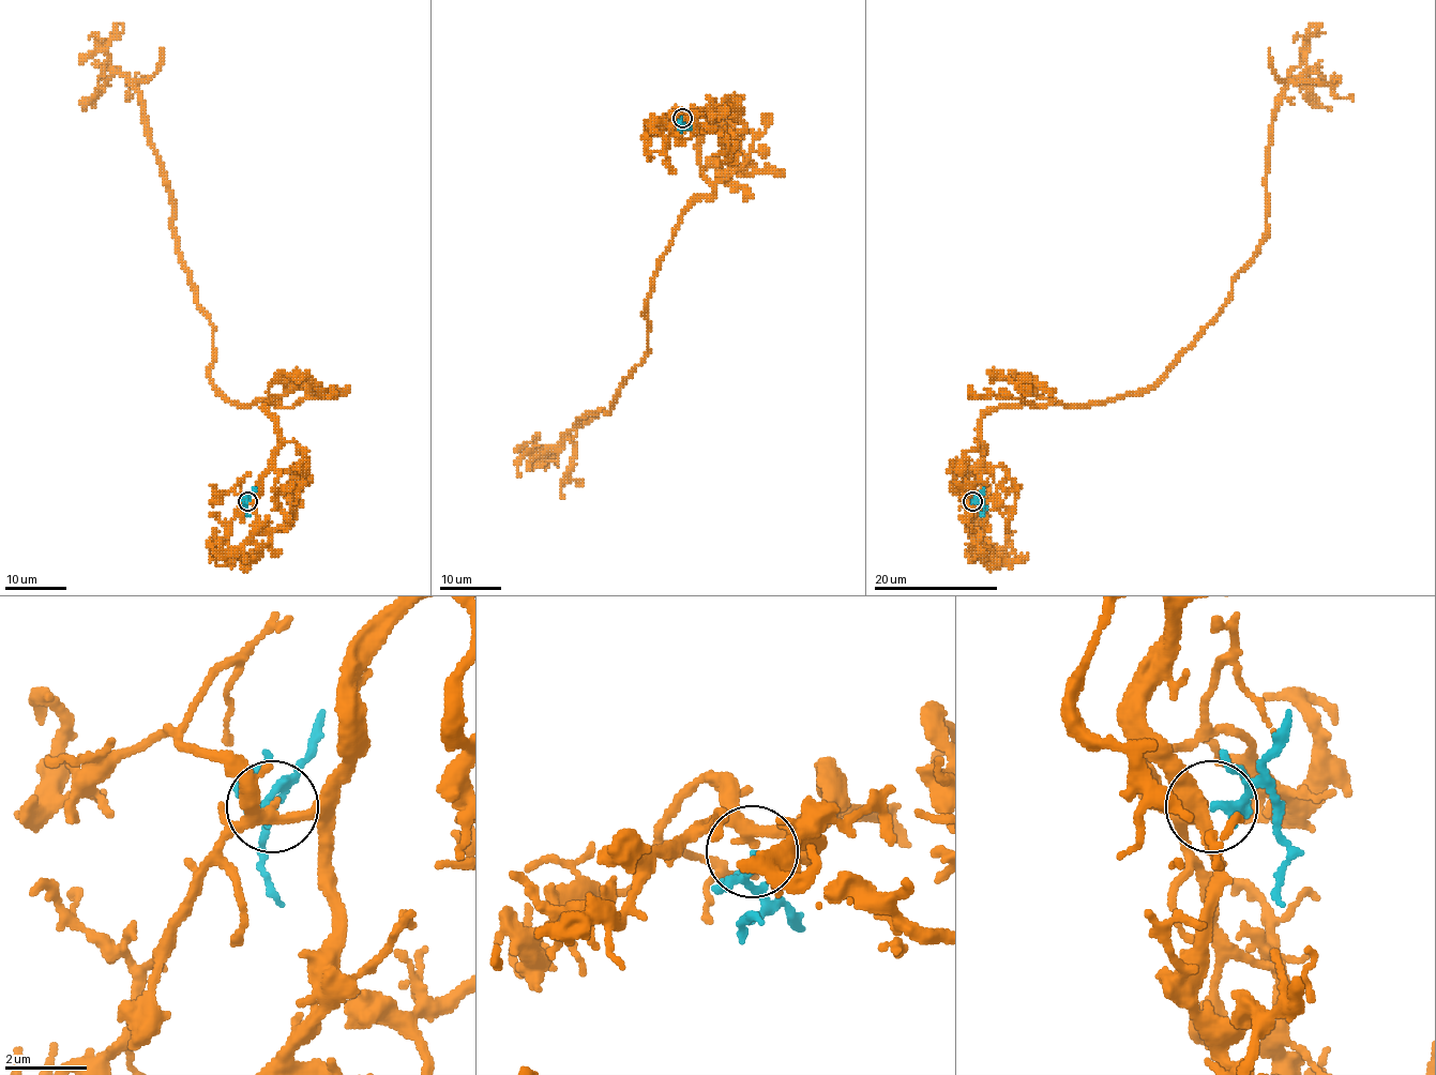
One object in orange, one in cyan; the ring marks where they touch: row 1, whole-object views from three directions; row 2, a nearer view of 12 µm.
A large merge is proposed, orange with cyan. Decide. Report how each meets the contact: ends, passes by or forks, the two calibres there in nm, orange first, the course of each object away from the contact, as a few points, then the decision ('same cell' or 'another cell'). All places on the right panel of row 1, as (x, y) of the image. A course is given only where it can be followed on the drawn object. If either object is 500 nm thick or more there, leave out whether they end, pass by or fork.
orange forks; cyan passes by; calibres 220 and 160 nm; course orange (972, 501), (991, 409), (1164, 374), (1267, 231), (1279, 93), (1303, 74), (1331, 107); course cyan (972, 501), (981, 499), (983, 516); same cell

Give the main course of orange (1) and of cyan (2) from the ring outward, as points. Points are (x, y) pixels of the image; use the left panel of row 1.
1: (247, 501), (278, 445), (276, 404), (230, 402), (209, 374), (210, 320), (142, 93), (115, 74), (81, 107)
2: (247, 501), (246, 510), (248, 516)

